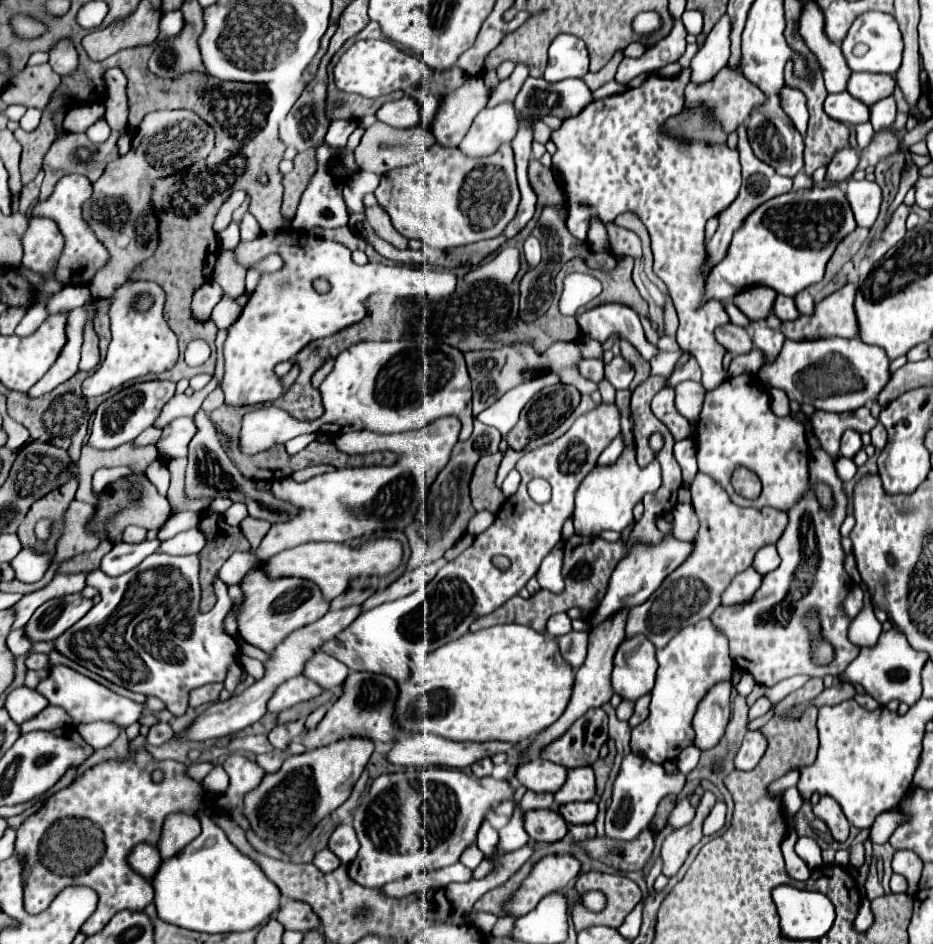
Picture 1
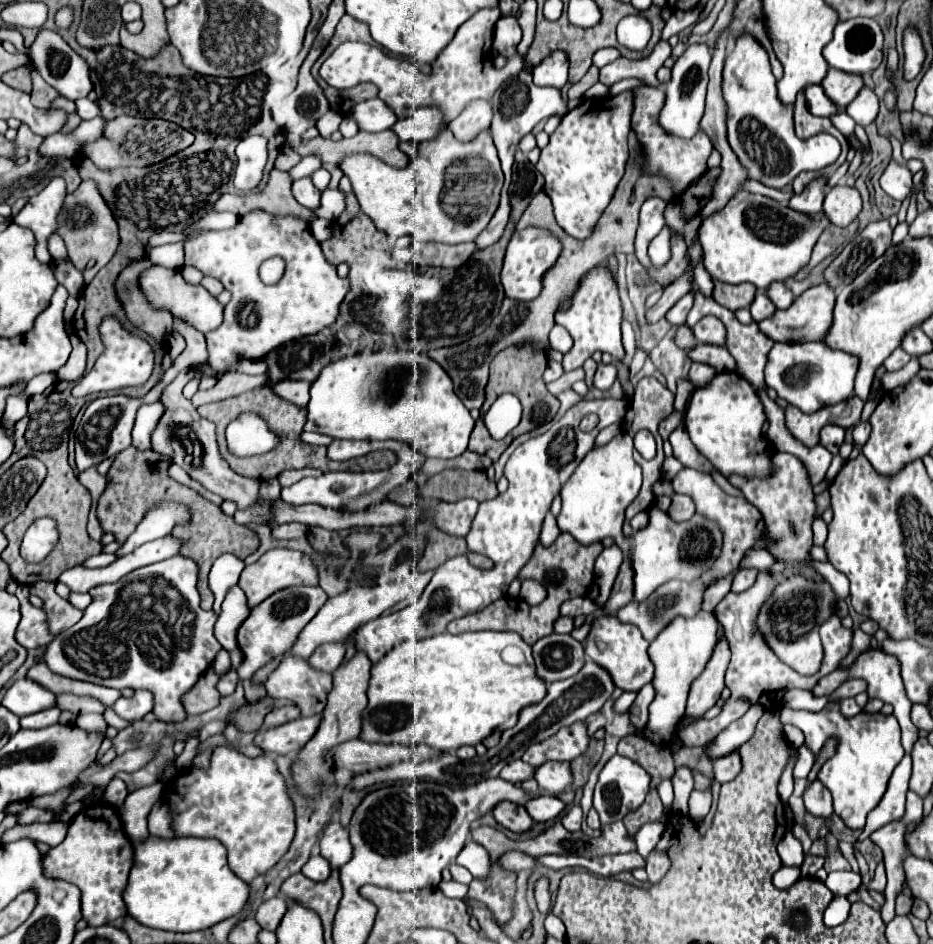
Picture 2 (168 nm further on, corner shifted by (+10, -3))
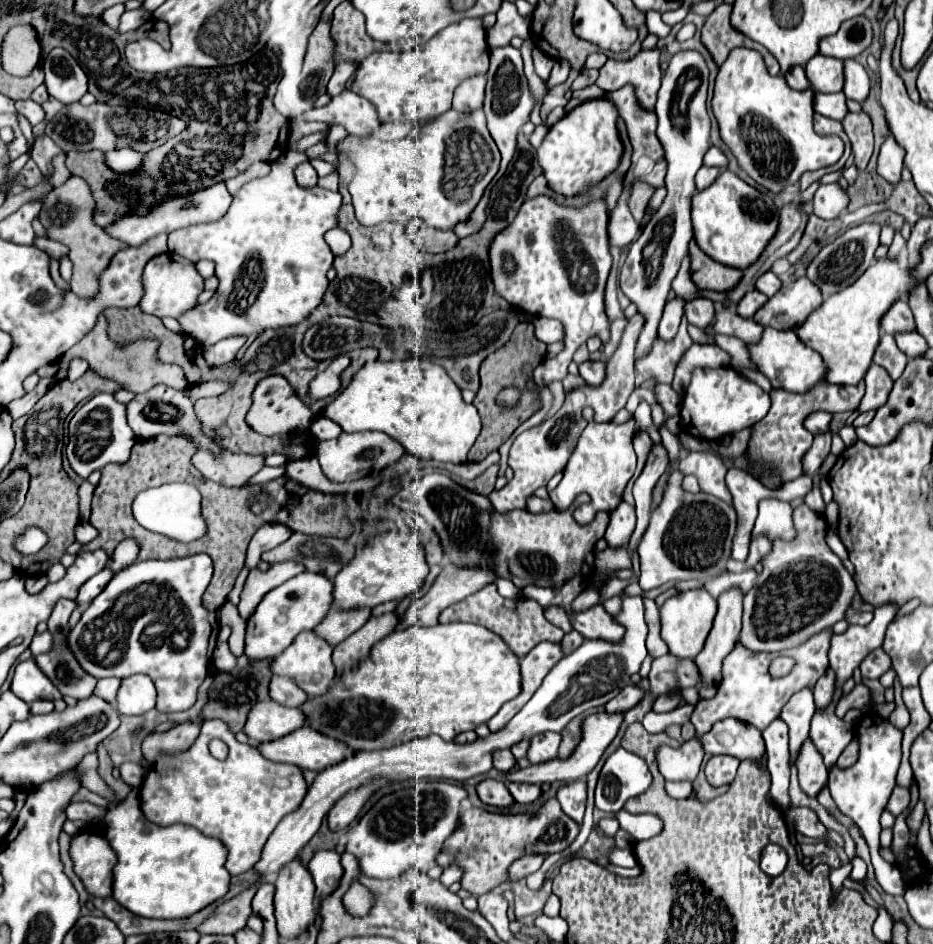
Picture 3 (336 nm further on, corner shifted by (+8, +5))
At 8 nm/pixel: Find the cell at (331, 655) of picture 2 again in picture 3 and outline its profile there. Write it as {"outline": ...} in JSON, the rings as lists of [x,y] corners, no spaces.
{"outline":[[[330,610],[328,616],[324,616],[324,620],[314,628],[314,632],[330,642],[330,646],[340,644],[342,640],[346,640],[348,636],[352,636],[362,624],[366,624],[366,620],[370,618],[370,610],[350,610],[350,612],[334,612]]]}

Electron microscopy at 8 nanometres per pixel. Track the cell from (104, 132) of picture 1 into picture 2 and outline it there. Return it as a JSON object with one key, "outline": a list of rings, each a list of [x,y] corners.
{"outline":[[[82,98],[82,100],[78,100],[76,102],[76,112],[78,112],[78,116],[82,118],[82,120],[90,120],[90,118],[96,118],[96,116],[100,116],[100,110],[98,110],[98,106],[92,102],[92,100],[88,100],[88,98]]]}

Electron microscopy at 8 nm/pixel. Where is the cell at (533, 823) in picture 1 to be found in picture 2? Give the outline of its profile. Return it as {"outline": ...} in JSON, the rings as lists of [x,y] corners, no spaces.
{"outline":[[[498,802],[498,806],[494,806],[492,810],[496,822],[512,832],[526,832],[534,822],[530,822],[528,812],[524,810],[522,804],[514,804],[514,802]]]}

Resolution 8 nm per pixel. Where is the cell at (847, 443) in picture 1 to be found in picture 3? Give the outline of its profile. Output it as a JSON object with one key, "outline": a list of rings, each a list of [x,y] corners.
{"outline":[[[814,412],[814,414],[808,416],[804,426],[812,434],[820,434],[820,432],[828,432],[830,430],[830,422],[832,422],[832,414],[830,412]]]}

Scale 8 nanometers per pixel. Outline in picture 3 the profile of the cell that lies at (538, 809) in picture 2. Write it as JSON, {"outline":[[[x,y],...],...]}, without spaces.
{"outline":[[[508,784],[508,790],[512,792],[514,800],[520,804],[532,804],[542,796],[540,786],[534,784]]]}

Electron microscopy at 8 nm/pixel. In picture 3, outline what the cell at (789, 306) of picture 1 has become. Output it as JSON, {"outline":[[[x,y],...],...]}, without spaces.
{"outline":[[[752,290],[752,292],[748,292],[748,294],[738,302],[736,312],[738,312],[740,316],[744,316],[744,318],[752,318],[766,302],[768,302],[768,296],[764,296],[762,292]]]}

